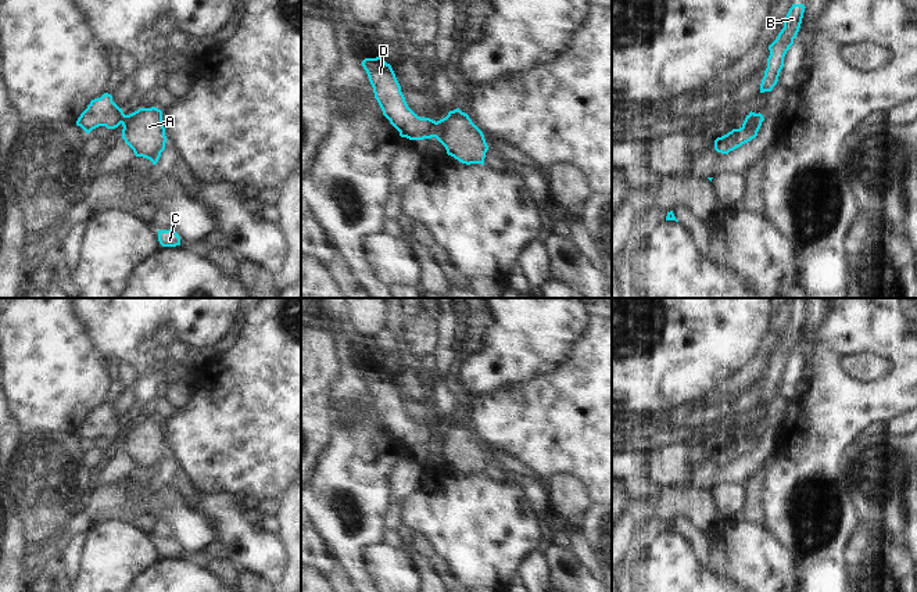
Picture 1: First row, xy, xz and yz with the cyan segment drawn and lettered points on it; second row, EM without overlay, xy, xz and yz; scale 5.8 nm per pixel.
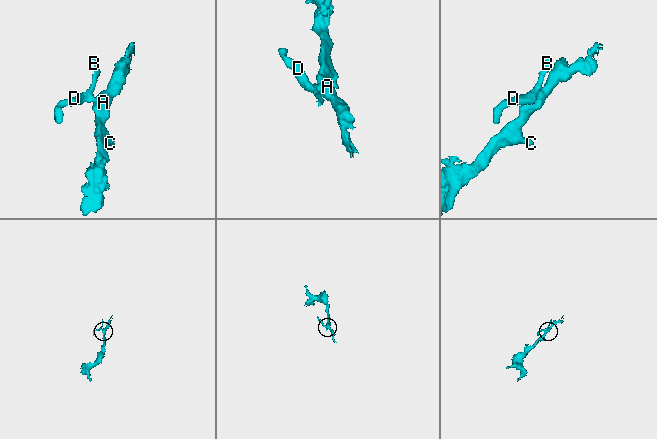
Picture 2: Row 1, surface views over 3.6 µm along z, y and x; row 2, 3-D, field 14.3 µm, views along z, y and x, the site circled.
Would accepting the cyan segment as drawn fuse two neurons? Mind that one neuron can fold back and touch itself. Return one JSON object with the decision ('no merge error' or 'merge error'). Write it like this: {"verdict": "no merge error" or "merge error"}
{"verdict": "merge error"}

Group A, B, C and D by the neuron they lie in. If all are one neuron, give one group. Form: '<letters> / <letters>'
A C / B D

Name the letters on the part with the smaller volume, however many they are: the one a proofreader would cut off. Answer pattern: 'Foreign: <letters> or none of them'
Foreign: B, D

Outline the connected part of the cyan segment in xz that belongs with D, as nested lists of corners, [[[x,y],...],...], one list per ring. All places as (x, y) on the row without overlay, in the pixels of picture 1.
[[[383,367],[365,369],[362,377],[368,384],[383,426],[409,451],[431,449],[436,445],[436,431],[418,427],[406,415],[401,397],[390,374]]]

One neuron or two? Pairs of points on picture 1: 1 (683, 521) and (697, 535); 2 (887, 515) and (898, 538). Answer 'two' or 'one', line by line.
1: one
2: one

